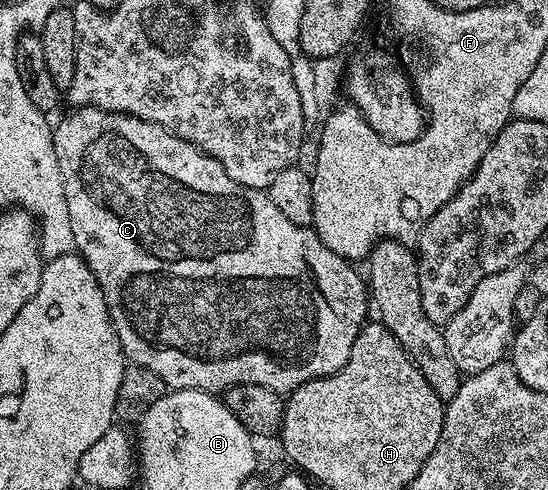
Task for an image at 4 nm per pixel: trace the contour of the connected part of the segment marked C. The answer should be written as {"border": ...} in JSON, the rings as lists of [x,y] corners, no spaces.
{"border":[[[77,108],[69,117],[61,119],[60,126],[55,126],[52,142],[58,167],[62,171],[75,252],[92,268],[108,304],[108,313],[112,316],[112,326],[116,329],[120,347],[131,364],[154,371],[154,375],[158,375],[169,390],[200,389],[216,395],[238,384],[261,384],[274,390],[291,391],[308,381],[329,377],[350,359],[354,339],[358,339],[358,331],[370,317],[370,290],[365,278],[356,274],[355,264],[334,255],[334,251],[330,251],[330,247],[318,239],[315,229],[290,223],[290,219],[286,219],[286,215],[274,207],[272,198],[265,190],[251,189],[230,179],[230,175],[226,175],[224,168],[209,153],[203,153],[198,146],[175,137],[162,126],[131,117],[129,113]]]}

